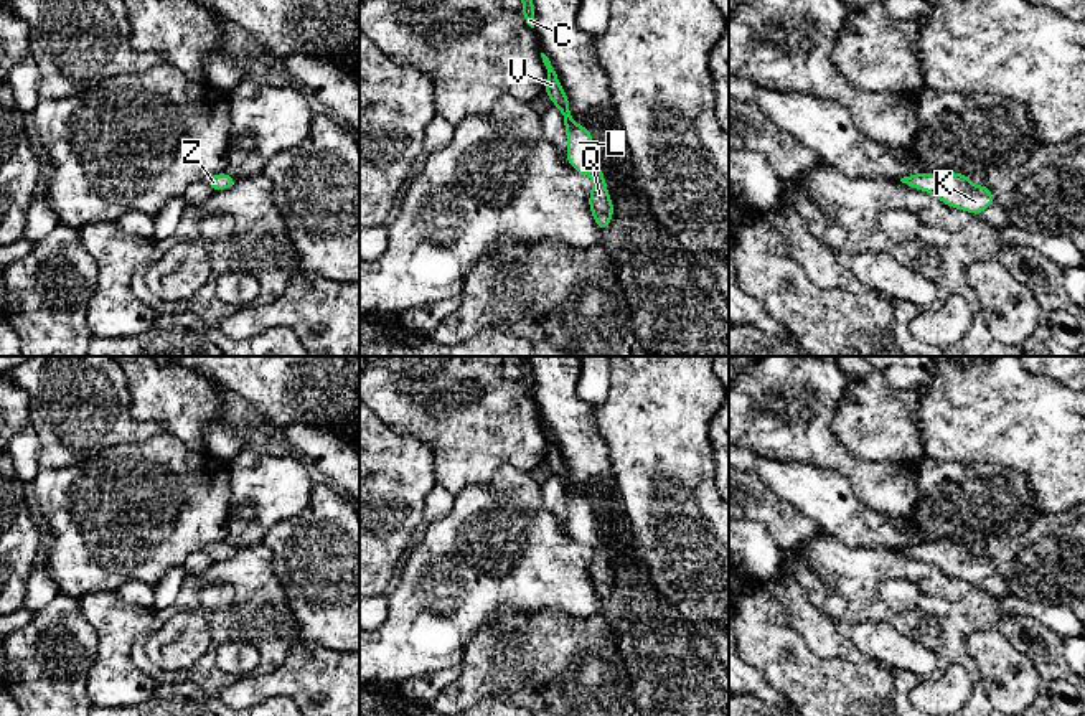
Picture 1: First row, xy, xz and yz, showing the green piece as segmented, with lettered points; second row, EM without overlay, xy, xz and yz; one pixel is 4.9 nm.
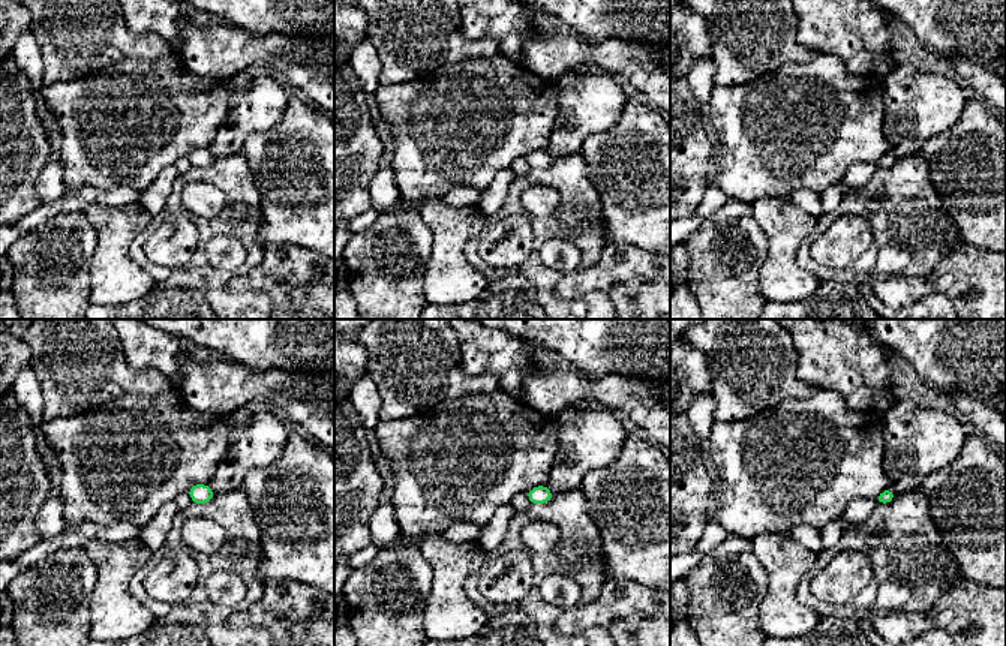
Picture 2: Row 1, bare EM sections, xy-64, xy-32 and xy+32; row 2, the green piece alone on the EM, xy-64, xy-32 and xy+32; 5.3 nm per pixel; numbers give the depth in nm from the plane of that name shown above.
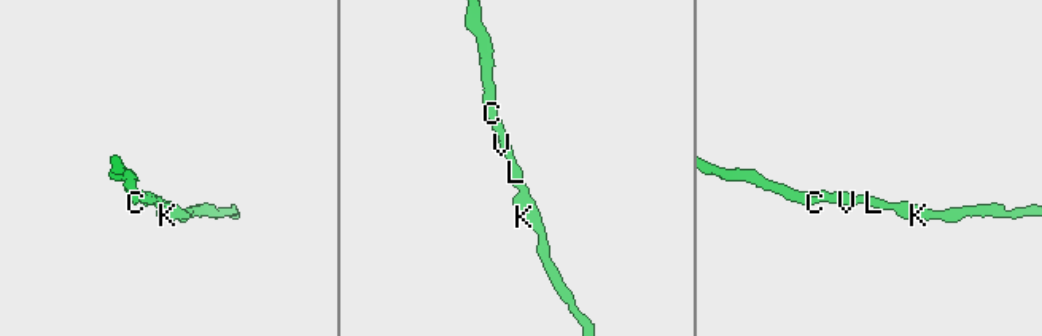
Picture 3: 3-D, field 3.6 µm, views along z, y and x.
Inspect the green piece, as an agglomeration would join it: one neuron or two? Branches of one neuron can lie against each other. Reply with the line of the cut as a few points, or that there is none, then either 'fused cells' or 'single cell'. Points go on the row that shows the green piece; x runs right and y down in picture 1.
no cut; single cell

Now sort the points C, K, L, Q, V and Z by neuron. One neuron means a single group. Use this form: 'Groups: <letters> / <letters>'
Groups: C K L Q V Z

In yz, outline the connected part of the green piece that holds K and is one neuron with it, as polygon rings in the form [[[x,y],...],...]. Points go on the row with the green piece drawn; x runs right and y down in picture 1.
[[[915,173],[900,178],[907,186],[923,190],[951,208],[981,214],[994,205],[991,190],[986,185],[976,186],[965,173]]]

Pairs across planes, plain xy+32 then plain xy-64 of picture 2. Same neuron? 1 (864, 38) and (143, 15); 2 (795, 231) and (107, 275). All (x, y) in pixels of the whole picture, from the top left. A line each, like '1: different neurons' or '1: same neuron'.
1: same neuron
2: same neuron

